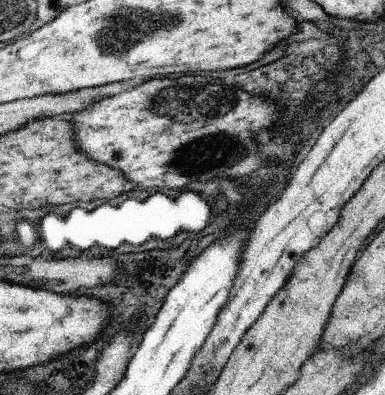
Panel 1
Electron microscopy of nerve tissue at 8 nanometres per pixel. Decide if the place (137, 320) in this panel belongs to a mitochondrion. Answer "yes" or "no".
no

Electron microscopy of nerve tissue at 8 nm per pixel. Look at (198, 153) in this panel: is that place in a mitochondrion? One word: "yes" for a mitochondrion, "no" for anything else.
yes

